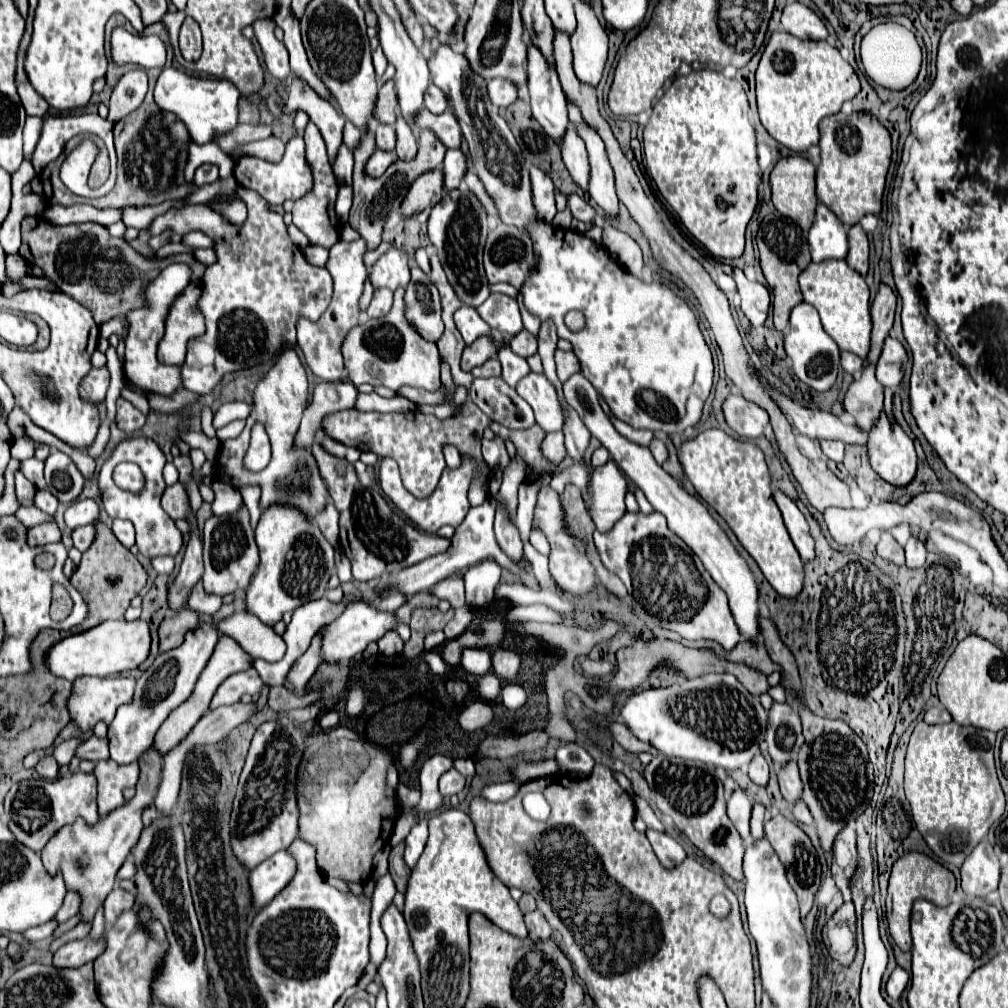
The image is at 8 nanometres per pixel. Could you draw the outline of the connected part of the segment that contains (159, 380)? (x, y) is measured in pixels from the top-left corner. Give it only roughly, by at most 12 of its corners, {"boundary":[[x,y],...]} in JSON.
{"boundary":[[166,266],[132,310],[124,376],[146,392],[182,388],[180,366],[156,360],[164,316],[190,282]]}

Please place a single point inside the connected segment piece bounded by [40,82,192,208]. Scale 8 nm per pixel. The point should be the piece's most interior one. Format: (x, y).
(151, 144)

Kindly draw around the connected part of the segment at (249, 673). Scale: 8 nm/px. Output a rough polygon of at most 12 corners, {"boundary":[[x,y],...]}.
{"boundary":[[254,668],[228,676],[208,710],[234,704],[242,694],[260,692],[264,682]]}

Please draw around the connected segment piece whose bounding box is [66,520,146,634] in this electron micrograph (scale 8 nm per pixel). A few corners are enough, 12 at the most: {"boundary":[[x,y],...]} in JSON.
{"boundary":[[100,520],[70,584],[88,616],[66,634],[122,618],[146,570]]}

